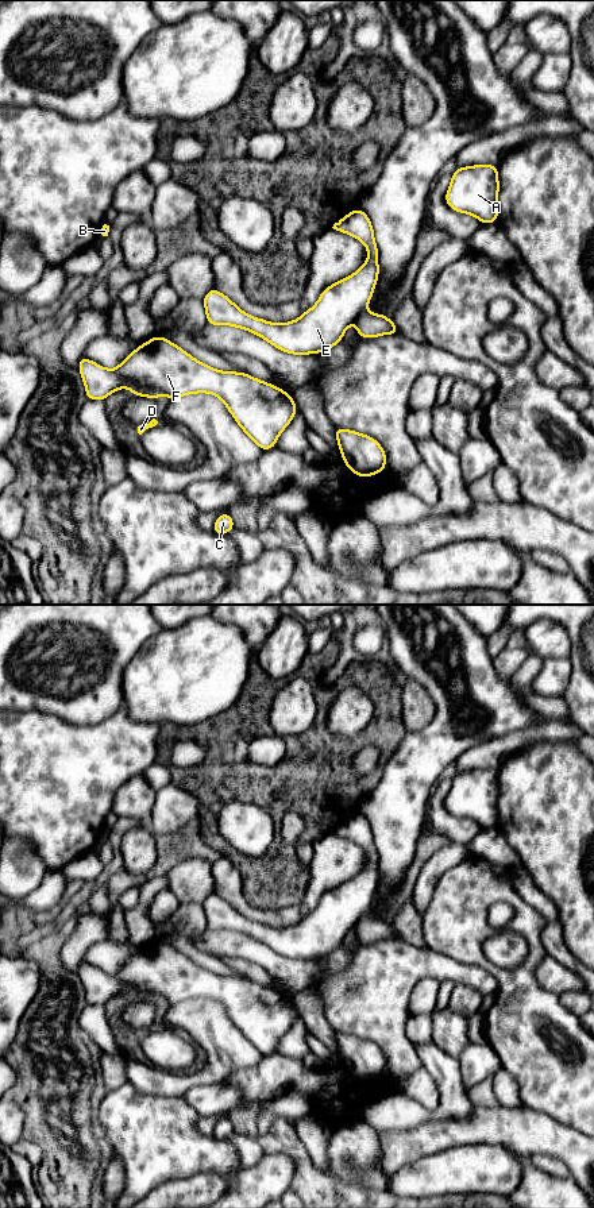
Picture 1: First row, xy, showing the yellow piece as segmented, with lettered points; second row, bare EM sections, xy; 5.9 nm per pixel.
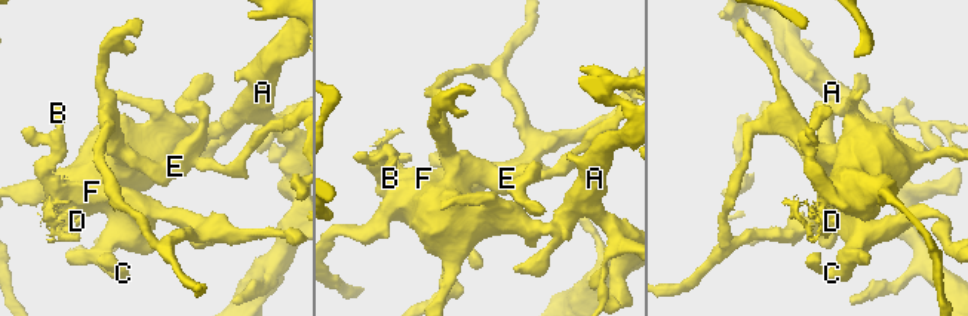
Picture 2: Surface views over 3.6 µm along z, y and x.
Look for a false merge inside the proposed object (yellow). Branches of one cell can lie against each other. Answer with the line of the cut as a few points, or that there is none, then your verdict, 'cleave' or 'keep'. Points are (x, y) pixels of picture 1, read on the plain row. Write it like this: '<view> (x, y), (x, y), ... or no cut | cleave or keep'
xy (132, 988), (142, 994), (154, 994), (159, 999) | cleave

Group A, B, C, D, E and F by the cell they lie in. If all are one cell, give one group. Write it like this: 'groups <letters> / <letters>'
groups A B C E F / D

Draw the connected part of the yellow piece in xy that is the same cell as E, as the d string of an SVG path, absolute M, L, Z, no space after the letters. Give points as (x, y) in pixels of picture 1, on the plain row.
M356 813L335 827L332 833L360 845L369 856L367 864L363 871L350 881L327 891L321 896L317 907L310 914L305 915L297 925L275 929L259 922L252 922L243 916L225 899L212 892L201 903L207 918L207 929L231 930L246 934L259 942L263 942L273 952L290 960L321 958L332 953L333 950L342 948L344 937L354 926L356 927L358 941L363 943L373 943L382 939L400 939L397 930L394 926L387 923L386 918L375 919L366 915L373 903L373 896L377 891L379 880L379 856L369 821L364 815Z

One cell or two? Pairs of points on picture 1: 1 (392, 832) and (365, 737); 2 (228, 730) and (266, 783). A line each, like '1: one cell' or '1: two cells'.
1: two cells
2: one cell

